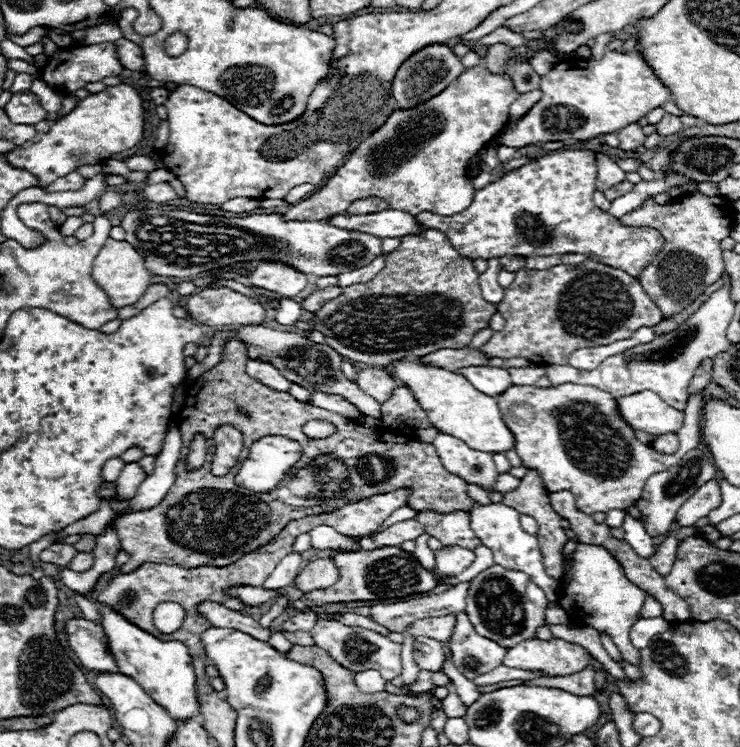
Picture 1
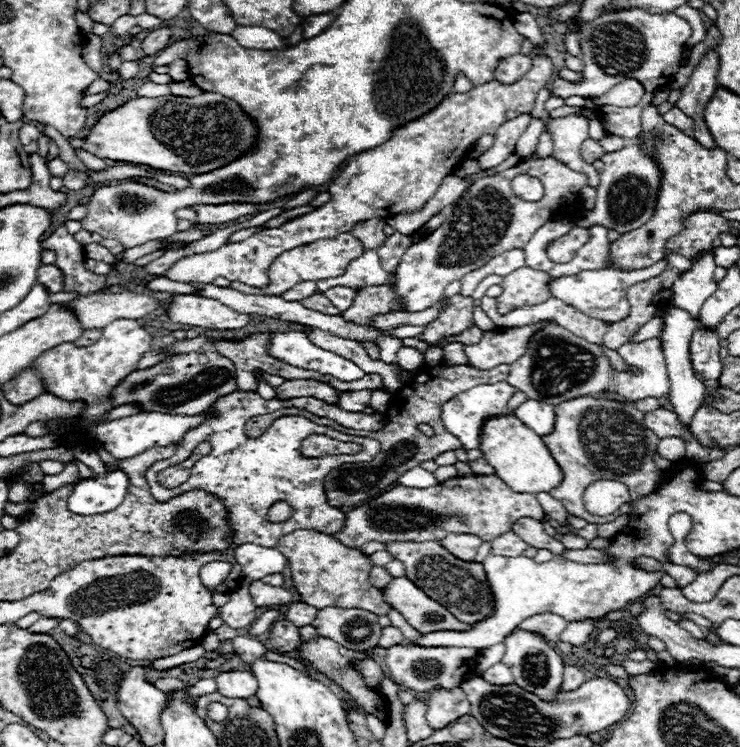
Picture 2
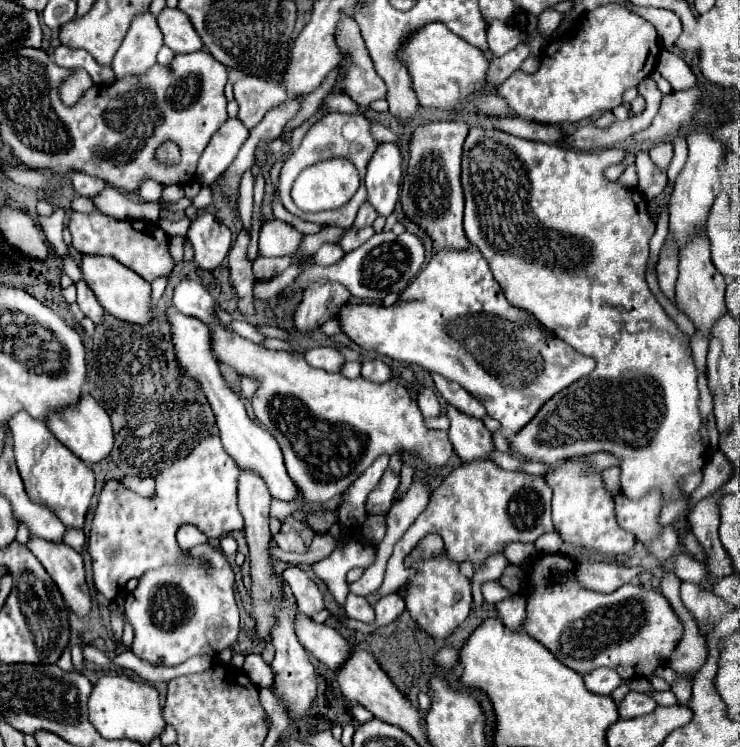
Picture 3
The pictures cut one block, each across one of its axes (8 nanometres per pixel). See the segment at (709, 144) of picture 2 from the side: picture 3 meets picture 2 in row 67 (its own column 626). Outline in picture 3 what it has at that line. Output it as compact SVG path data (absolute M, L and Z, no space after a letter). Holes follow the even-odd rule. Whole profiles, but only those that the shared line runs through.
M628 692L628 696L618 706L618 714L620 714L620 718L636 718L636 716L654 712L656 706L658 706L656 700L650 698L650 696L646 696L646 694Z

